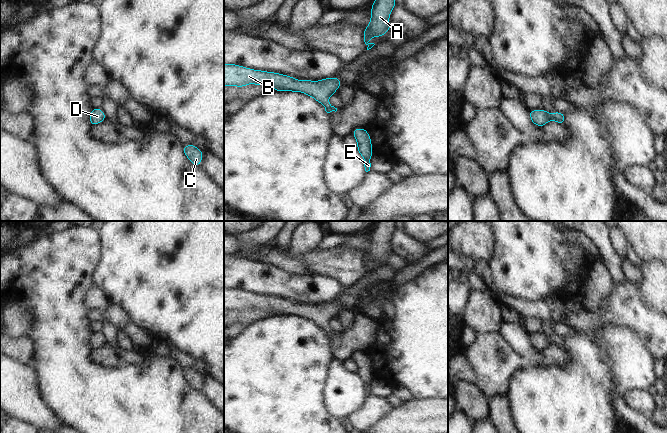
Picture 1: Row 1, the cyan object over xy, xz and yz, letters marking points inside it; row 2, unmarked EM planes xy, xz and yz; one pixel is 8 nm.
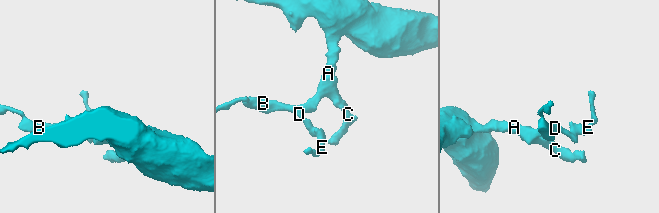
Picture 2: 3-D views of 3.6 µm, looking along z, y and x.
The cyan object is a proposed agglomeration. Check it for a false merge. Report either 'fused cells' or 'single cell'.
single cell

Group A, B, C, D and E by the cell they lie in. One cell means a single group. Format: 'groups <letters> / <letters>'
groups A B C D E

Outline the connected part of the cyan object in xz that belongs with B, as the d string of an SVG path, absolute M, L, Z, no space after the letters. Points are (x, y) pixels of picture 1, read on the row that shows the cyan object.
M224 64L224 86L244 87L248 84L267 86L271 85L273 91L301 92L314 98L322 104L327 113L337 111L329 104L329 97L336 93L343 84L338 77L324 78L322 80L298 80L292 76L254 70L238 64Z

